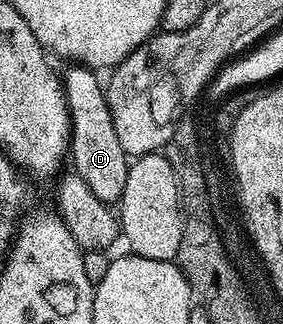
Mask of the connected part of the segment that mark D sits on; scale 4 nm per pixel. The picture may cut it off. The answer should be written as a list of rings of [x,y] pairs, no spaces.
[[[73,64],[63,74],[65,103],[69,105],[69,121],[71,123],[71,141],[68,153],[73,158],[72,173],[78,174],[83,184],[101,202],[117,204],[121,201],[121,193],[127,184],[127,172],[131,161],[127,148],[119,144],[115,136],[114,124],[111,120],[109,105],[105,99],[103,82],[96,78],[94,71],[84,64]]]

